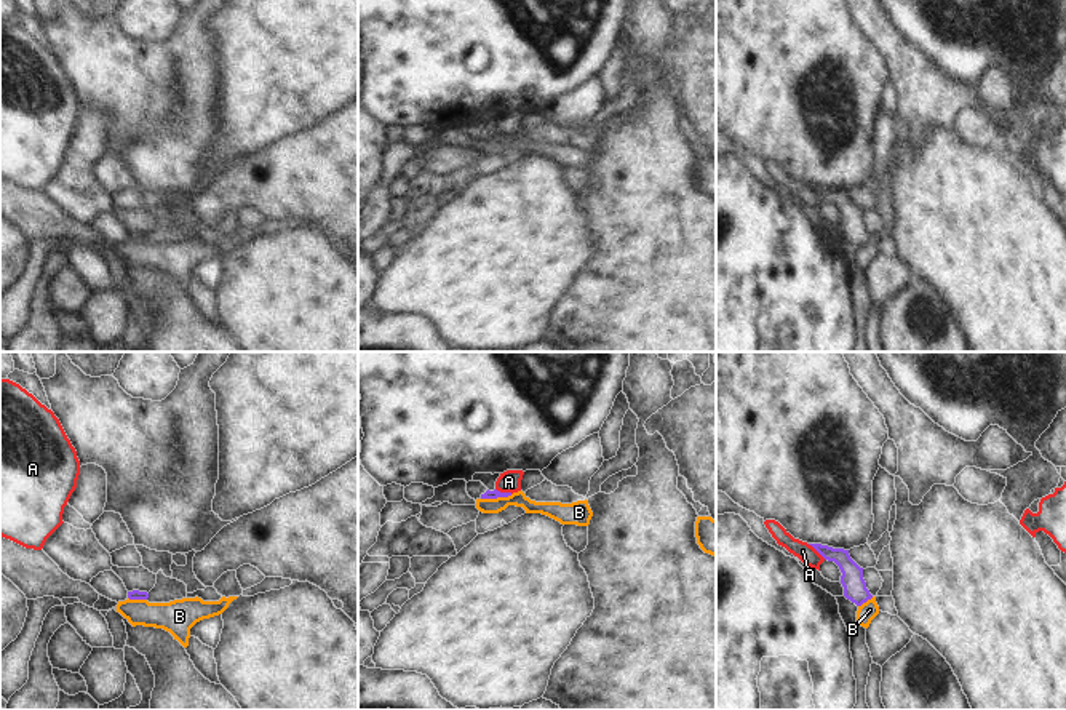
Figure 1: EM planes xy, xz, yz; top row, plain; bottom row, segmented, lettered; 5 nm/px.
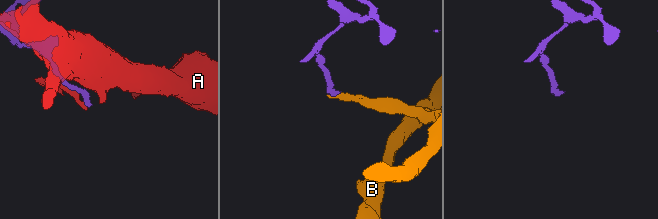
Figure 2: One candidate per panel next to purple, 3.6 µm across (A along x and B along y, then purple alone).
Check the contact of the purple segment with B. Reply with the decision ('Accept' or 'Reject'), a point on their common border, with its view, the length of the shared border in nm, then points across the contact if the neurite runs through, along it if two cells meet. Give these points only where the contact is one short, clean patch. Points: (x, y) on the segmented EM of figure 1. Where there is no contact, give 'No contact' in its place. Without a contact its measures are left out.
Reject. Touches purple at xz (496, 498). Shared border 160 nm. Boundary: xz (512, 494), (481, 499).

